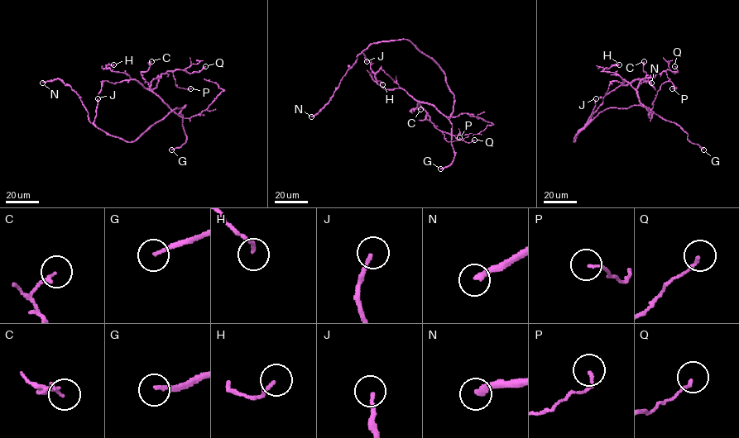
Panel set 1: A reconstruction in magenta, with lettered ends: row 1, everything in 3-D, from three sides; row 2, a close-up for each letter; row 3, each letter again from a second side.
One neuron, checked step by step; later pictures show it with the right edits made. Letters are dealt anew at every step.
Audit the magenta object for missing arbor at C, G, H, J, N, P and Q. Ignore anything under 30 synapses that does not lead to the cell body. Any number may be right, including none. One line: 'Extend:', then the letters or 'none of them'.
Extend: G, J, N

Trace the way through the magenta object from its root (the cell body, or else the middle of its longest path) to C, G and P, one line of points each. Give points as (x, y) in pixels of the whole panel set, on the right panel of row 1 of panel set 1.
C: (596, 116), (609, 107), (635, 105), (648, 107), (653, 113), (640, 102), (636, 90), (646, 74), (644, 61)
G: (596, 116), (609, 107), (648, 107), (664, 119), (675, 123), (687, 133), (688, 140), (703, 149)
P: (596, 116), (635, 105), (652, 113), (636, 88), (643, 78), (663, 71), (672, 88)

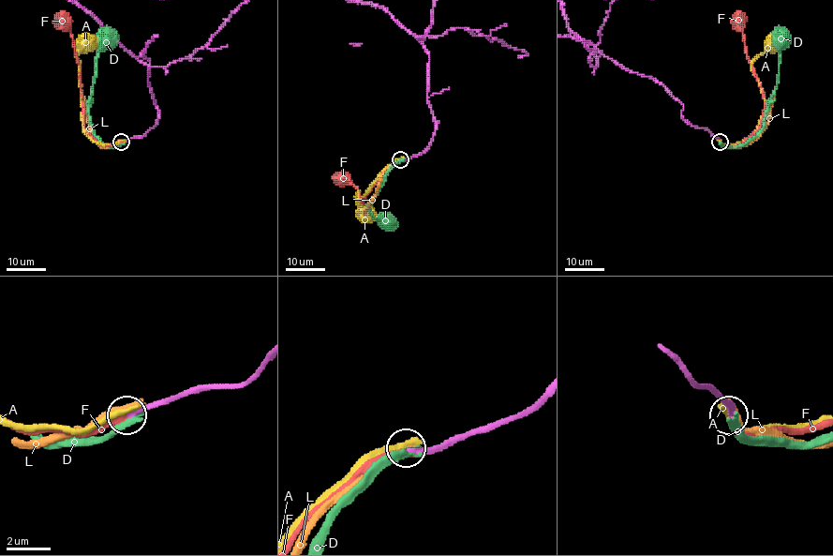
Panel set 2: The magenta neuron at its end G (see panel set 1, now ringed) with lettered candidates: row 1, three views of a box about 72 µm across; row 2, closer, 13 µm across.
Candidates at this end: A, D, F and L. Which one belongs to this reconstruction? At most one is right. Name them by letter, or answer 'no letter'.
F

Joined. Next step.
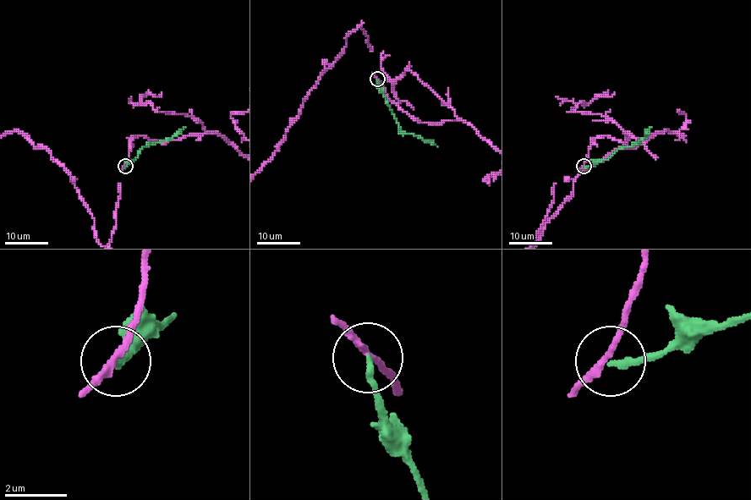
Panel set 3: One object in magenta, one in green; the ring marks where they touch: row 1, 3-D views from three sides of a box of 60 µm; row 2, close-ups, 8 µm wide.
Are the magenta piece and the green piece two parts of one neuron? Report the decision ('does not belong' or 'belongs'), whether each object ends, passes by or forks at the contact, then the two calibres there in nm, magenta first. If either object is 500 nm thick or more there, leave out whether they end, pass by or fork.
does not belong; magenta passes by; green ends there; 200 nm thick on the magenta side, 220 nm on the other

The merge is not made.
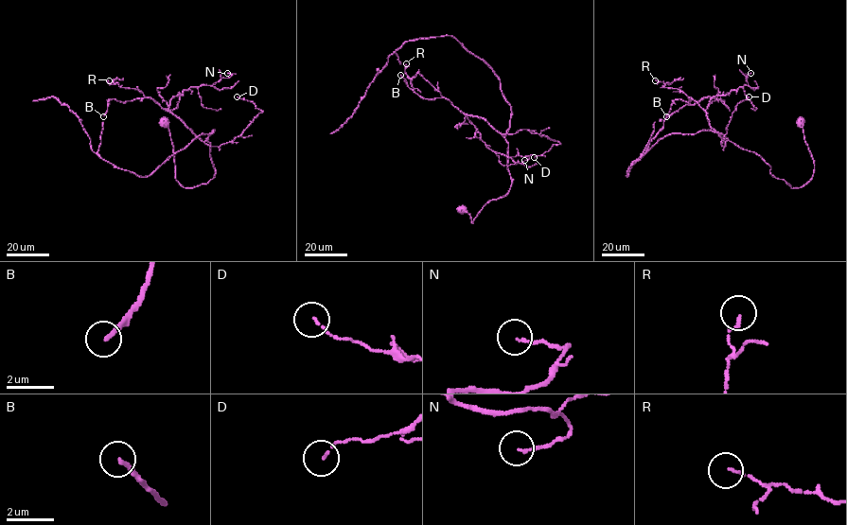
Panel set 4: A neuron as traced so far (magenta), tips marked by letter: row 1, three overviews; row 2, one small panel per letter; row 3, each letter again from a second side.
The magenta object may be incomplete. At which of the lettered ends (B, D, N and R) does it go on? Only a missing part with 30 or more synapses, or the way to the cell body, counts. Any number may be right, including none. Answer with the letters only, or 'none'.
B

